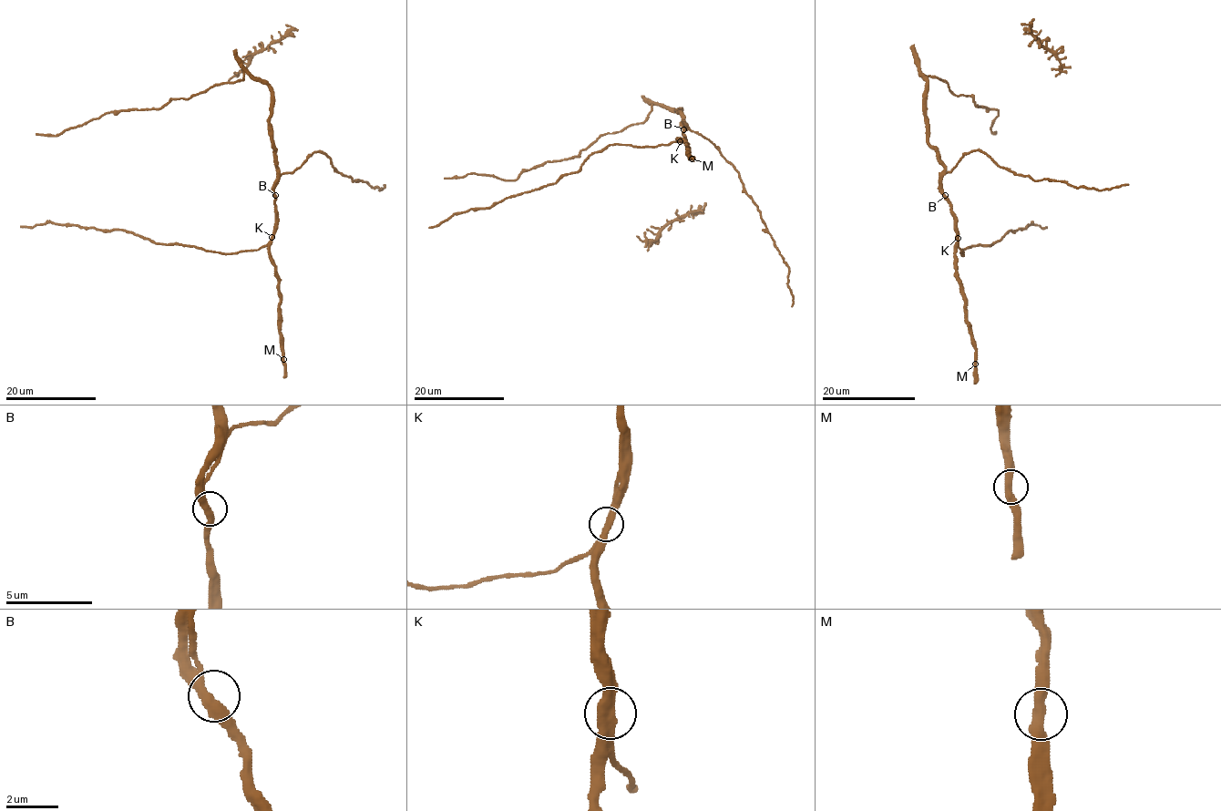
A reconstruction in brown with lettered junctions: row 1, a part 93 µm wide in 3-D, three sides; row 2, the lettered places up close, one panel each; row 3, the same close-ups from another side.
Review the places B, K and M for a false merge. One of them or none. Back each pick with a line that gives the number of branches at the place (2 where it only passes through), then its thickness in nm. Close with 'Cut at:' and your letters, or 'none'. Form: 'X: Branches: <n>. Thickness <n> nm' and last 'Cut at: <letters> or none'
Cut at: none

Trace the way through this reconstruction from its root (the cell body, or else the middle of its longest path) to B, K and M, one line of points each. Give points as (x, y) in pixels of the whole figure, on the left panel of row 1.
B: (276, 165), (275, 195)
K: (276, 165), (275, 230), (271, 237)
M: (276, 165), (275, 230), (270, 246), (270, 261), (274, 266), (280, 292), (280, 342), (283, 359)

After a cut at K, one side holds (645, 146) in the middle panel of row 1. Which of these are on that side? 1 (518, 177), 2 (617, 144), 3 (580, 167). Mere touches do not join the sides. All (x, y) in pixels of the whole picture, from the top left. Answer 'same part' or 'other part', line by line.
1: other part
2: same part
3: same part

